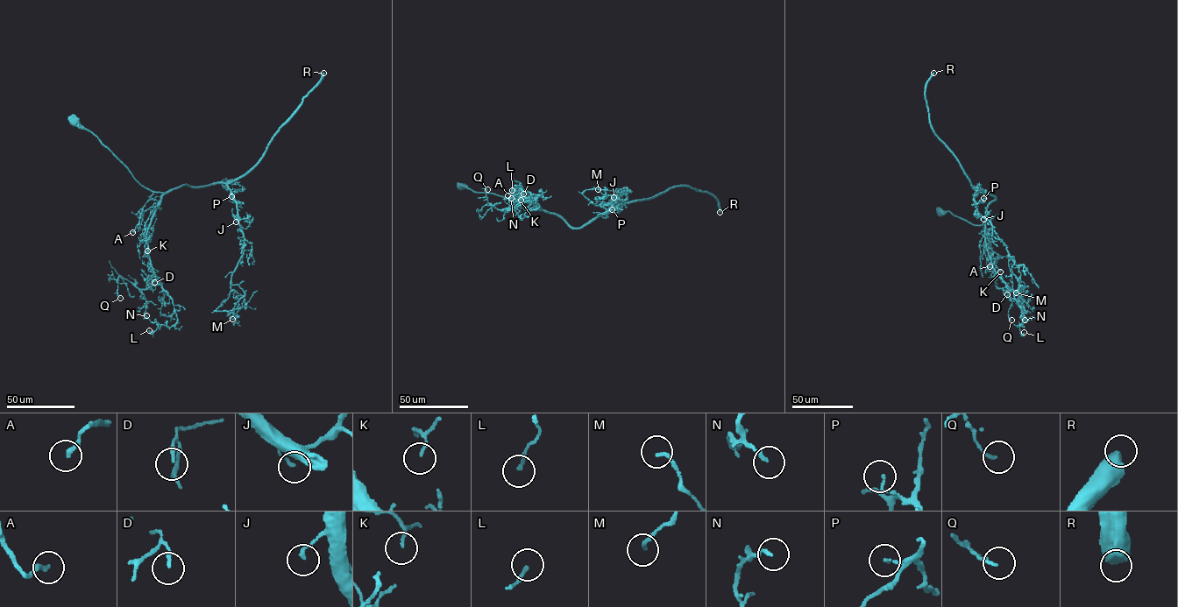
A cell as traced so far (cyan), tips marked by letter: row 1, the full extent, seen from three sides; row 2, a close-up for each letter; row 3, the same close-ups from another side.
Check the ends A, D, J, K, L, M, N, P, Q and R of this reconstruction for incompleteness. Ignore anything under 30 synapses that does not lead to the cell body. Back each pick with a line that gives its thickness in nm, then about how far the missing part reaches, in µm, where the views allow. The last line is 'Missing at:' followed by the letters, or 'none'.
R: 550 nm | 160 µm
Missing at: R

